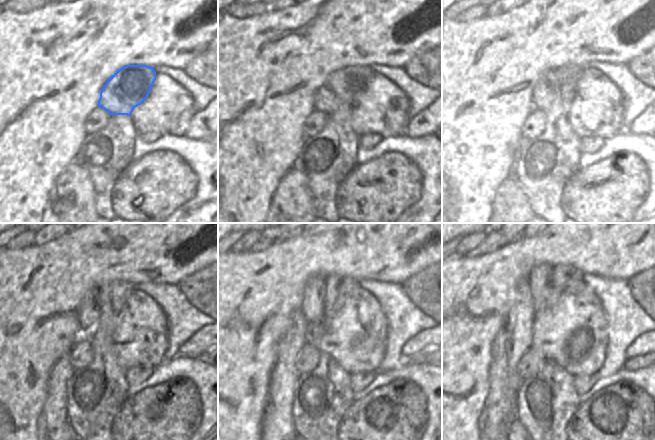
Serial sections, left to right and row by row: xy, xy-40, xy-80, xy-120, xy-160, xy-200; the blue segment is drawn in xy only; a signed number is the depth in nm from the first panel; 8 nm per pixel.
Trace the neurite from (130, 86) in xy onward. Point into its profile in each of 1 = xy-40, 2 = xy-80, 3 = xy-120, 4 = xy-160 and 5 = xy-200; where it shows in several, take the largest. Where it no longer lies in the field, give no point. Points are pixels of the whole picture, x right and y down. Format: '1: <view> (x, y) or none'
1: xy-40 (342, 86)
2: xy-80 (563, 80)
3: xy-120 (89, 312)
4: xy-160 (315, 290)
5: xy-200 (539, 279)

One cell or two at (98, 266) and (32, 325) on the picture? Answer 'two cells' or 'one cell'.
one cell

